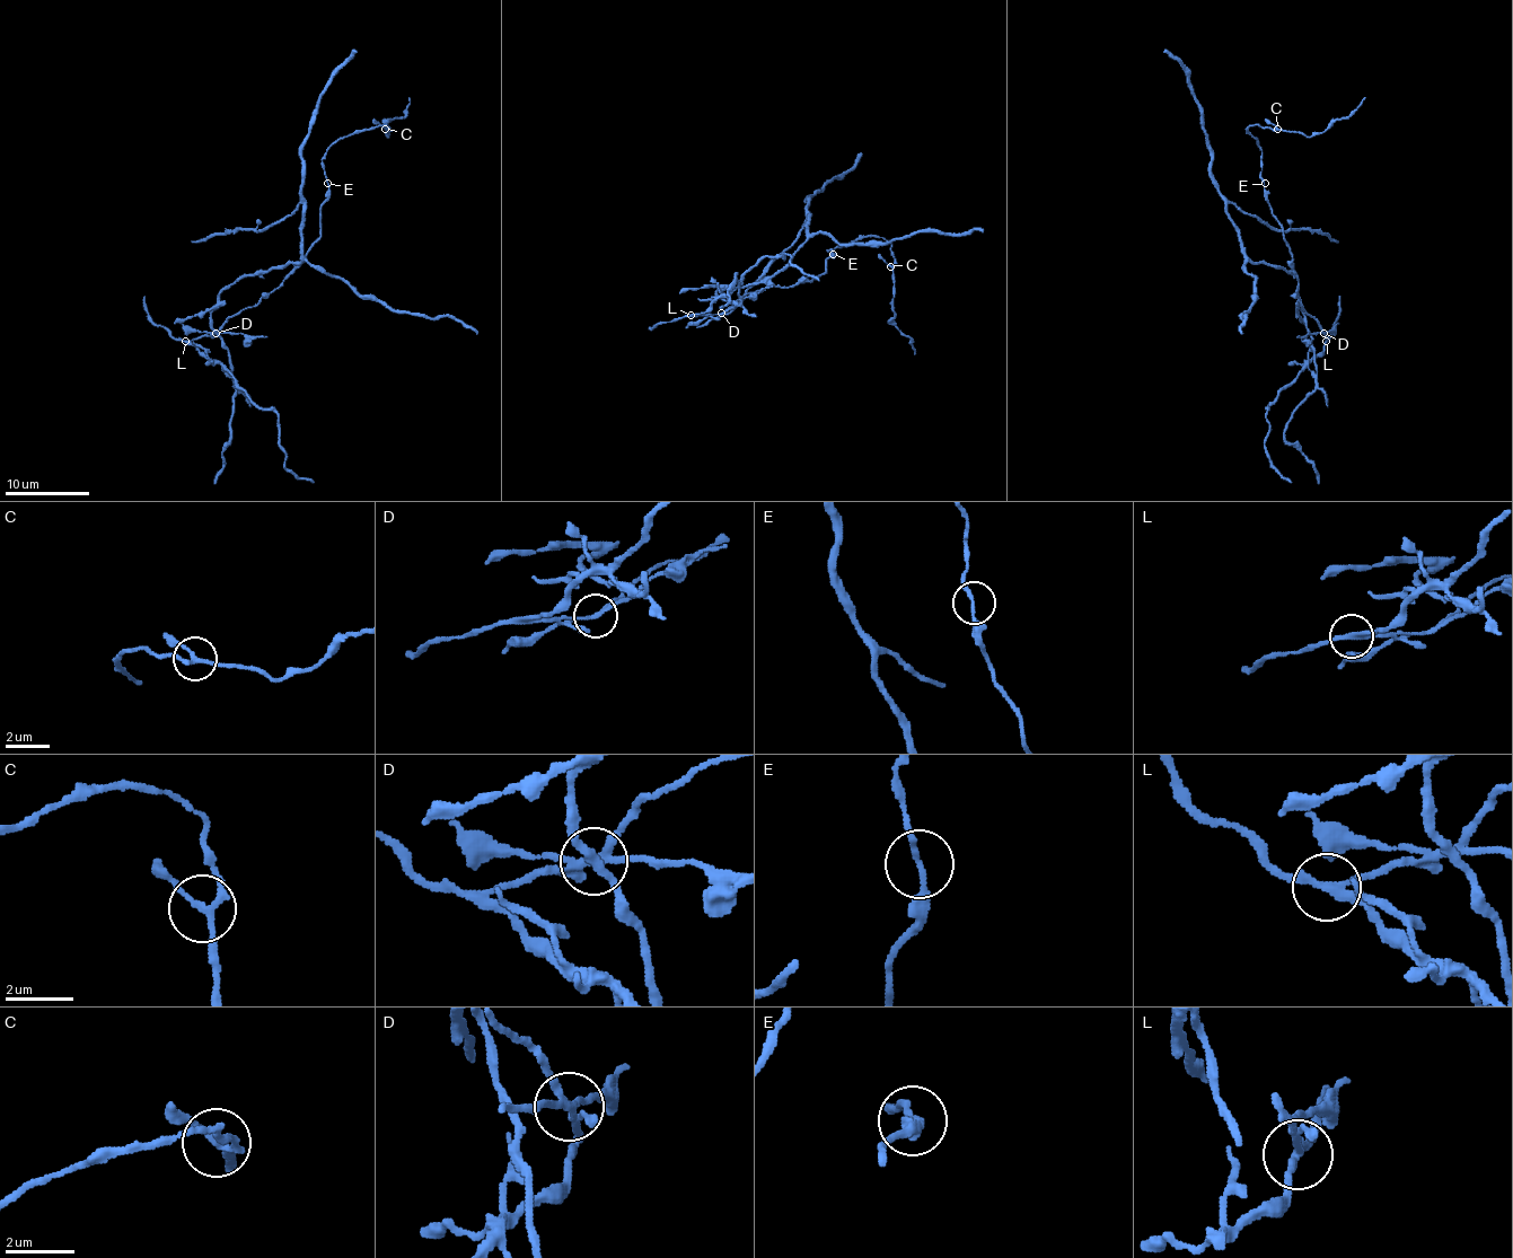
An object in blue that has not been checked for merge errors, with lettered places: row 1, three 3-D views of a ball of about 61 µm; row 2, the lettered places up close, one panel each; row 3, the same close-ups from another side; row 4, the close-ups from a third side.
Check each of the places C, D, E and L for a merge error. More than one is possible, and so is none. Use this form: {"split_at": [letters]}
{"split_at": ["D", "L"]}

